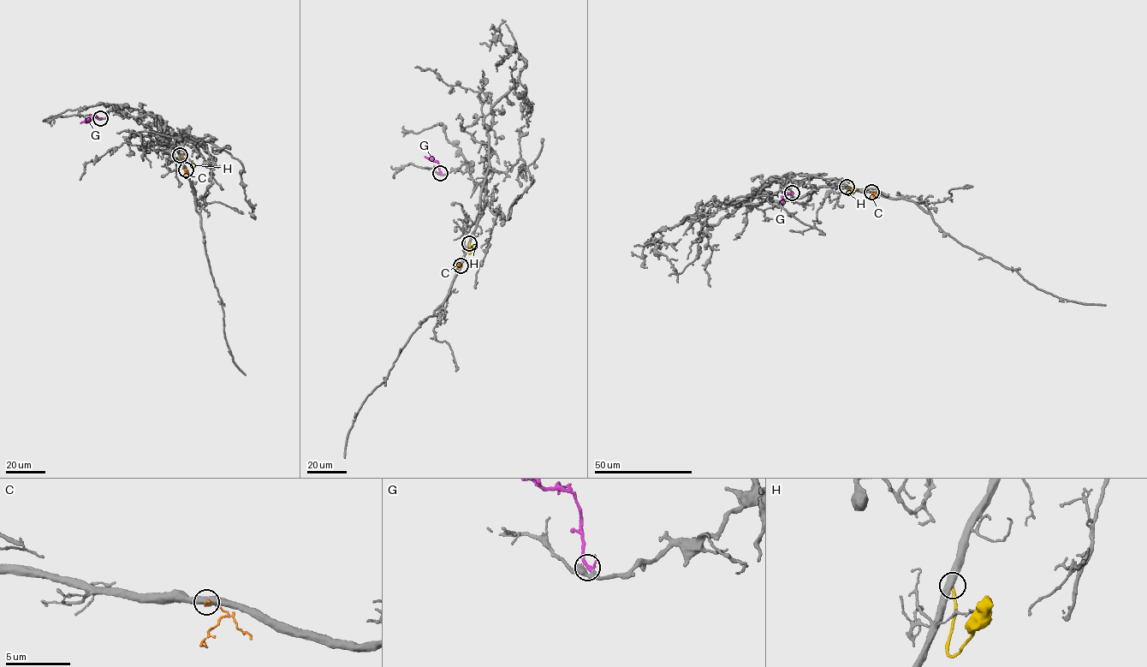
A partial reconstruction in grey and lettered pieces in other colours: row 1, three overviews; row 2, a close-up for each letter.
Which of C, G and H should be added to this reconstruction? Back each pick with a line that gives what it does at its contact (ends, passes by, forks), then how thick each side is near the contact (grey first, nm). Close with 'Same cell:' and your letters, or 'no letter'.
G: it passes by; calibres 440 and 200 nm
Same cell: G

